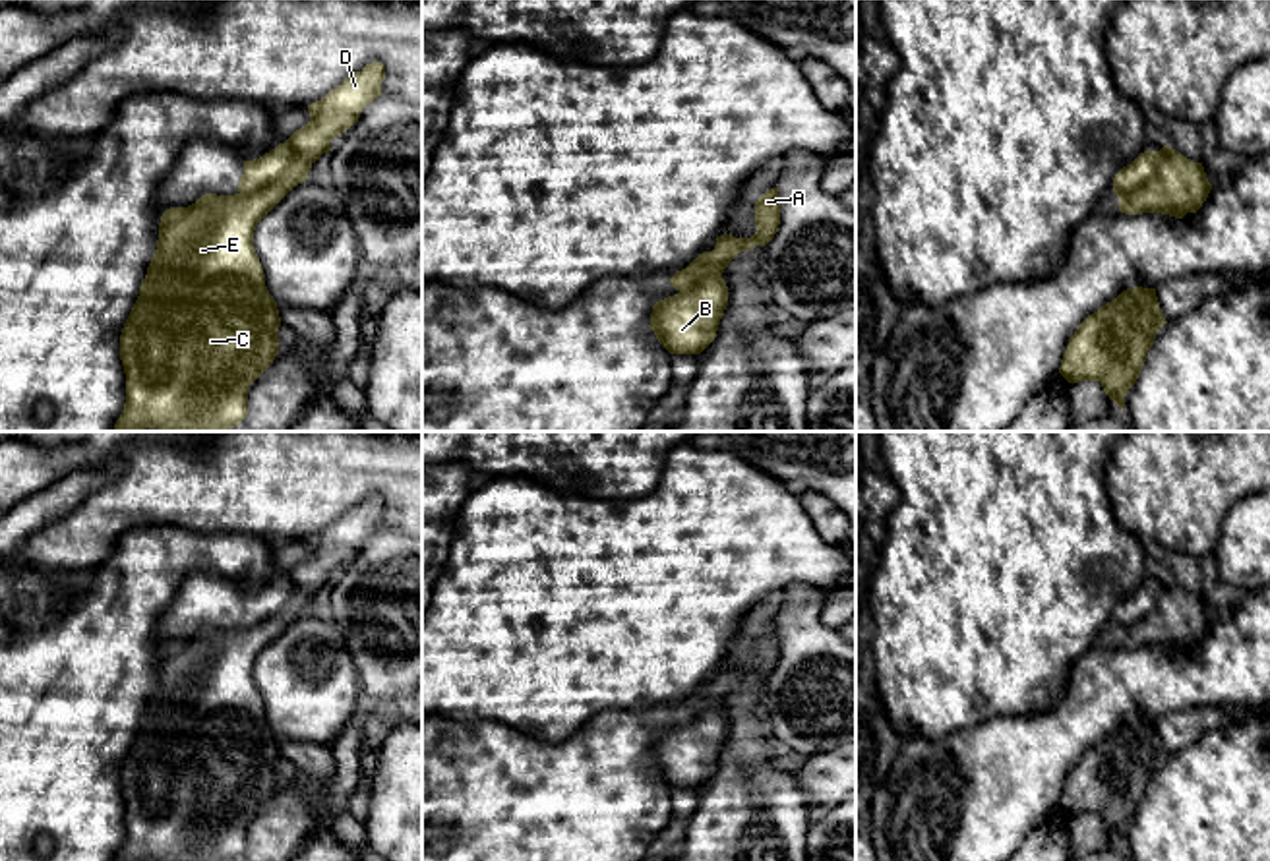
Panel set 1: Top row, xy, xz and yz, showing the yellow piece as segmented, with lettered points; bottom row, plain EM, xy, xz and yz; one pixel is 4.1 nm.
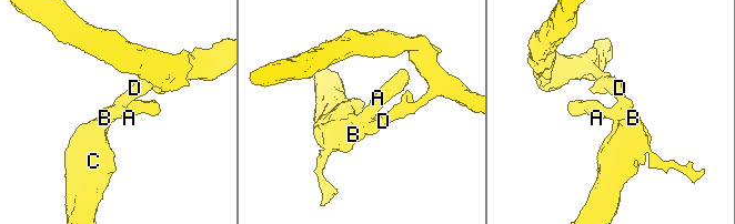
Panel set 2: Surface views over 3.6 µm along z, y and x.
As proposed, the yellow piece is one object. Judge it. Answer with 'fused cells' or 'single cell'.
fused cells

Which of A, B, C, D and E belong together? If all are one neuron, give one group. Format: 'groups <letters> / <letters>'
groups A / B C D E

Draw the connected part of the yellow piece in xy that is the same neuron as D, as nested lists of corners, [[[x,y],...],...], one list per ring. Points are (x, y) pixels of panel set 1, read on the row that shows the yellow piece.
[[[372,62],[350,74],[323,99],[308,104],[310,122],[285,141],[292,147],[296,163],[279,180],[250,193],[205,193],[188,207],[170,207],[163,213],[157,250],[120,335],[126,402],[112,431],[143,431],[145,428],[159,431],[230,431],[246,418],[248,389],[279,354],[277,331],[281,327],[277,302],[265,286],[263,267],[254,250],[254,230],[294,186],[308,180],[312,164],[323,153],[333,151],[331,141],[358,122],[364,106],[381,95],[383,79],[383,64]]]

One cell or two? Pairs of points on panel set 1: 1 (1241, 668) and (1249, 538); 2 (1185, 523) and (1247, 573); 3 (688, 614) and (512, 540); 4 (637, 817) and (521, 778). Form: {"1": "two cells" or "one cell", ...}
{"1": "two cells", "2": "two cells", "3": "one cell", "4": "one cell"}

